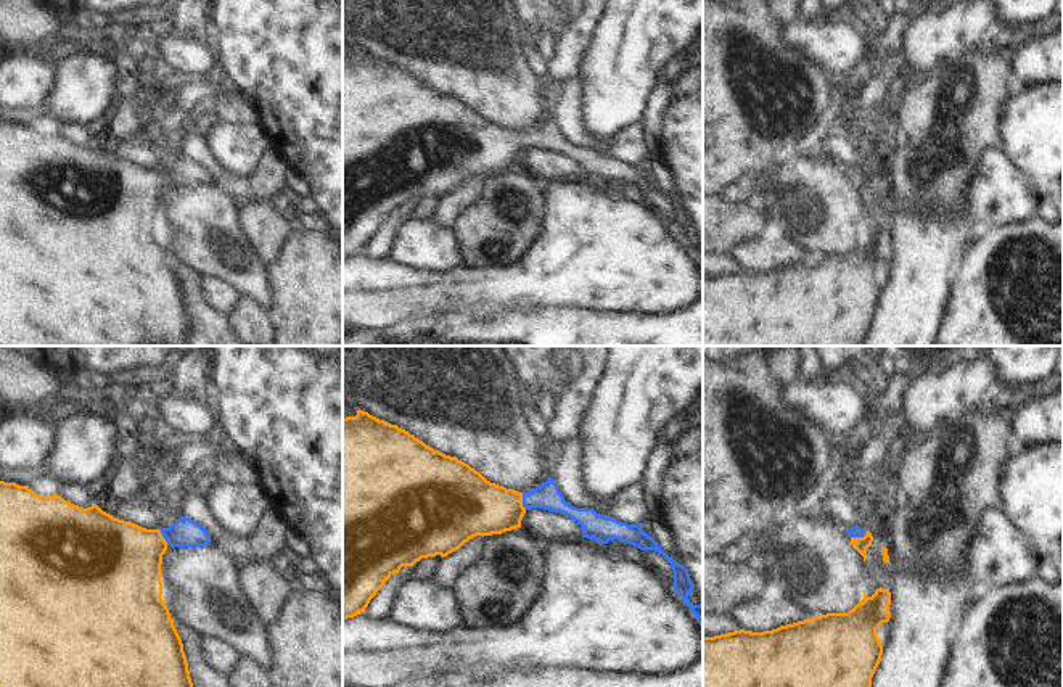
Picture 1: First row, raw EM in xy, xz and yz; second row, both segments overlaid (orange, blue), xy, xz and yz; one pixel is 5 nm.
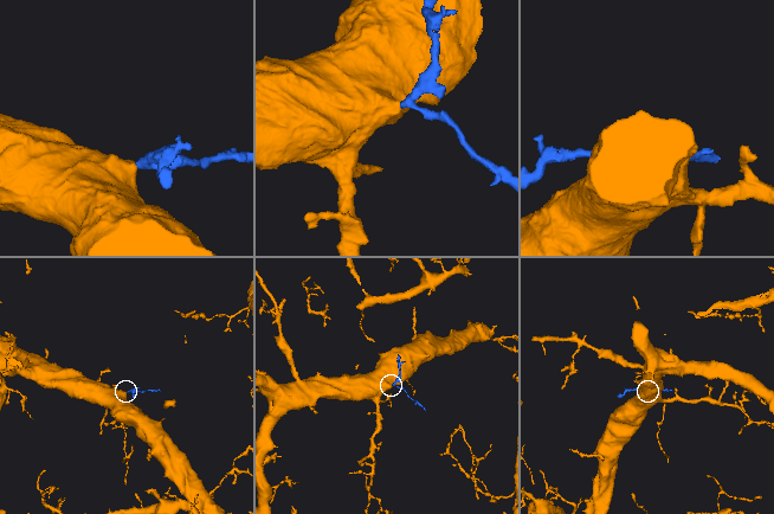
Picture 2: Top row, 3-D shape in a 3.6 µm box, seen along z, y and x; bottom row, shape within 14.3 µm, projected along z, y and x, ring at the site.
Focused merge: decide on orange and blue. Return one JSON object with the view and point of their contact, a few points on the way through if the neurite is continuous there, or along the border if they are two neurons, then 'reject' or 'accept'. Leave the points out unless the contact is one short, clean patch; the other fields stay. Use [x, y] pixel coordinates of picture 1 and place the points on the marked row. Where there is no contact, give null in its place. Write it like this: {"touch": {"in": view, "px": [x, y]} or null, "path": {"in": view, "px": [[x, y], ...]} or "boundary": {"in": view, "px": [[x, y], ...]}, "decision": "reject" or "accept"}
{"touch": {"in": "yz", "px": [859, 538]}, "path": {"in": "yz", "px": [[861, 544], [859, 538], [856, 531]]}, "decision": "accept"}

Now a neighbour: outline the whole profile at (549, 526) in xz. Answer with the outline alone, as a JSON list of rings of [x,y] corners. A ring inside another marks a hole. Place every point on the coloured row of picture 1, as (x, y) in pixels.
[[[545,508],[526,510],[521,528],[542,542],[577,541],[584,537],[584,529],[577,521],[560,512],[548,512]]]

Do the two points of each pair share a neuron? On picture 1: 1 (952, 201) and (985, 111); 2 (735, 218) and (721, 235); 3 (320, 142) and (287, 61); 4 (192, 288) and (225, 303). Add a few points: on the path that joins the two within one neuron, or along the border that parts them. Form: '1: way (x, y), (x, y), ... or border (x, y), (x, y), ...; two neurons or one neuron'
1: way (952, 179), (952, 143), (962, 134); one neuron
2: way (730, 222), (722, 230); one neuron
3: way (320, 123), (320, 105), (307, 92), (306, 81); one neuron
4: border (205, 277), (205, 296), (229, 317); two neurons

